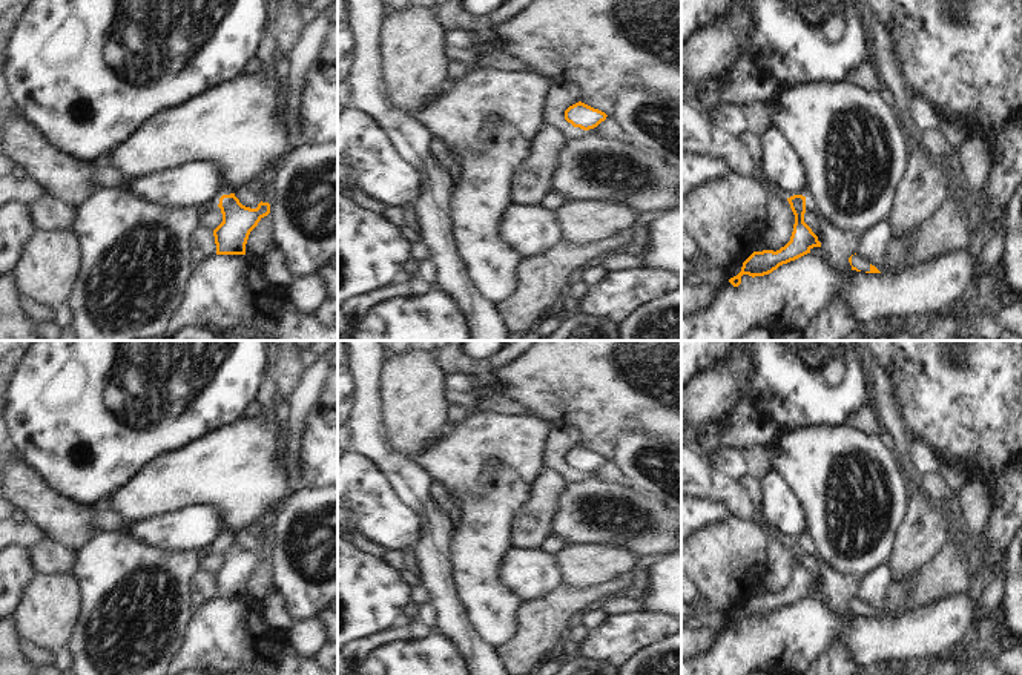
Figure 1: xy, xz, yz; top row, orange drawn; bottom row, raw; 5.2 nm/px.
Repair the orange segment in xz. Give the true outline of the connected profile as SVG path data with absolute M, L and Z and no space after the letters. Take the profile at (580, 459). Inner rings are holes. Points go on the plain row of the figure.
M582 445L569 449L565 454L565 463L571 466L574 471L580 471L583 474L589 474L597 471L602 465L606 463L606 457L594 453Z

